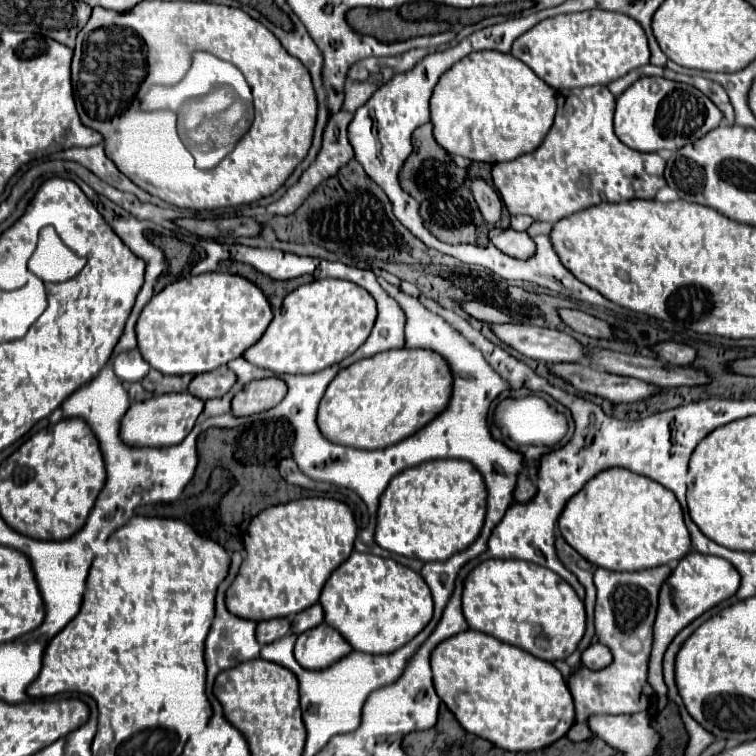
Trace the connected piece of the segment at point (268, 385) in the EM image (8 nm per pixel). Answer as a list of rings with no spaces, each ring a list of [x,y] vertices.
[[[279,377],[269,379],[255,379],[249,385],[245,385],[231,403],[231,413],[235,417],[241,415],[253,415],[267,411],[281,403],[281,399],[287,395],[287,385]]]

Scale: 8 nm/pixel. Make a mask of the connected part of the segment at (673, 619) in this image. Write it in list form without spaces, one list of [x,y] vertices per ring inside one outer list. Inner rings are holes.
[[[697,551],[685,555],[685,559],[681,559],[681,563],[675,567],[669,579],[663,583],[659,595],[659,611],[655,619],[653,653],[649,661],[649,683],[653,683],[657,695],[661,697],[667,695],[667,685],[663,681],[663,671],[661,671],[661,661],[667,645],[683,627],[687,627],[693,619],[703,615],[703,611],[709,611],[713,605],[735,595],[739,585],[741,585],[741,575],[737,575],[737,569],[731,563],[725,563],[725,559],[715,555],[697,555]]]

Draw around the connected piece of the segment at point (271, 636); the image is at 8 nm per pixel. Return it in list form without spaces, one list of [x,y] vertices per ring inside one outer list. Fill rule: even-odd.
[[[287,617],[269,619],[269,621],[257,625],[257,641],[261,645],[267,645],[267,643],[273,643],[273,641],[285,637],[289,631],[291,631],[291,621]]]

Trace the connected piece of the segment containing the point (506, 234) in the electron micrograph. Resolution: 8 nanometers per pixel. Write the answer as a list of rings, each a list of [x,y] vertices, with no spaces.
[[[495,227],[489,231],[489,239],[499,251],[503,251],[505,255],[509,255],[513,259],[527,261],[535,253],[533,239],[527,233],[519,233],[515,229],[497,229]]]

